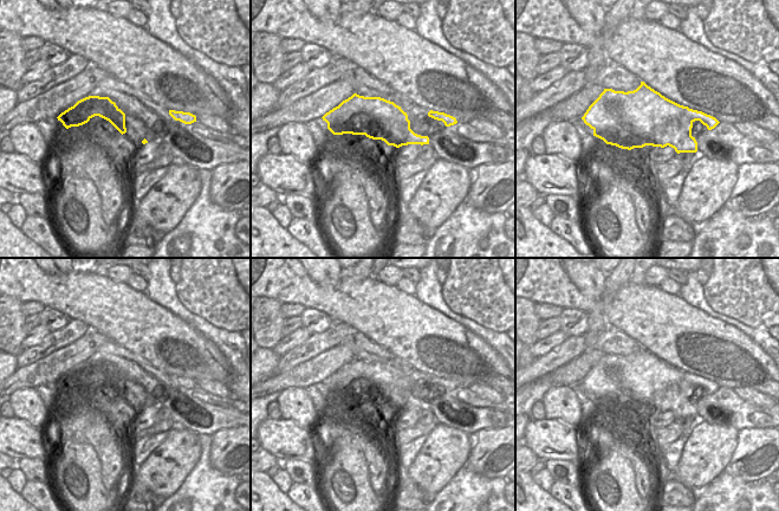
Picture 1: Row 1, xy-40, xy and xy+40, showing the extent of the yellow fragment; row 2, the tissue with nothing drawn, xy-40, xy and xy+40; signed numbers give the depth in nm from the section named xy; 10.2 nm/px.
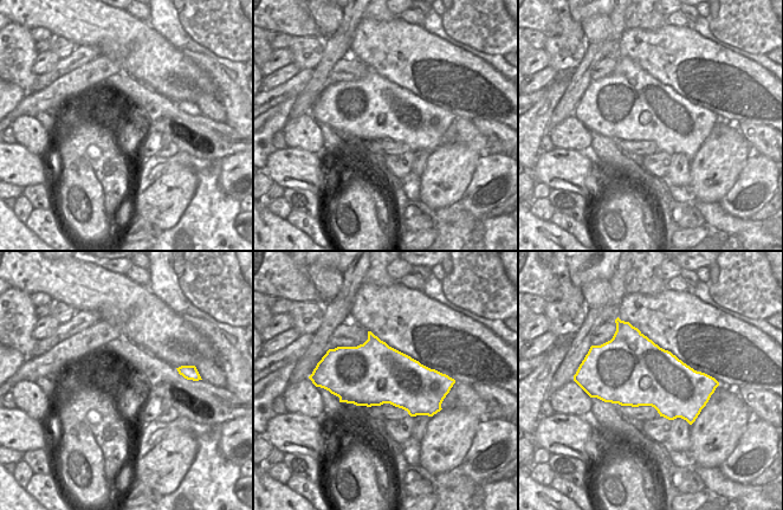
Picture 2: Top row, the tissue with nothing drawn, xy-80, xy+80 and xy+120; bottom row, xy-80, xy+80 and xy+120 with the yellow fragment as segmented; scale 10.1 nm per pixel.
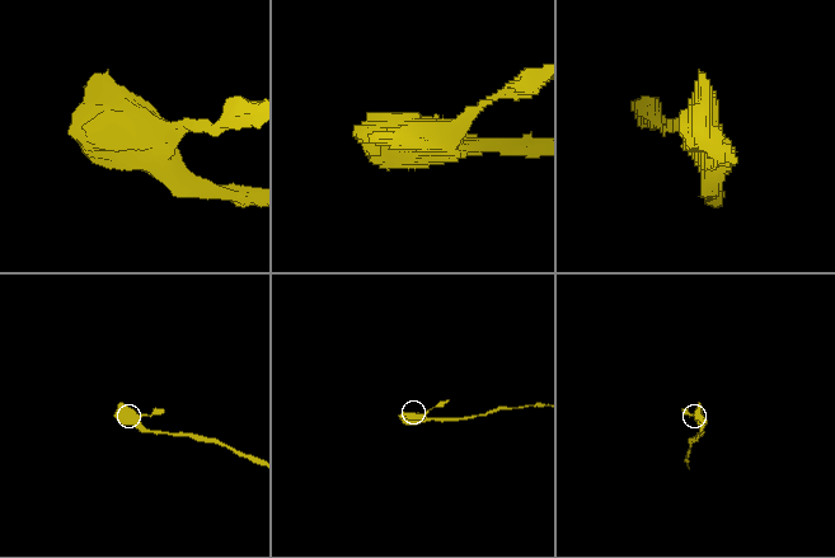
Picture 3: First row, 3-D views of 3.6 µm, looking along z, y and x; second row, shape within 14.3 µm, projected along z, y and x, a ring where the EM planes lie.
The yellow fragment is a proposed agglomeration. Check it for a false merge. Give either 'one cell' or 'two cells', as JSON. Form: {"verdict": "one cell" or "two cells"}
{"verdict": "two cells"}

